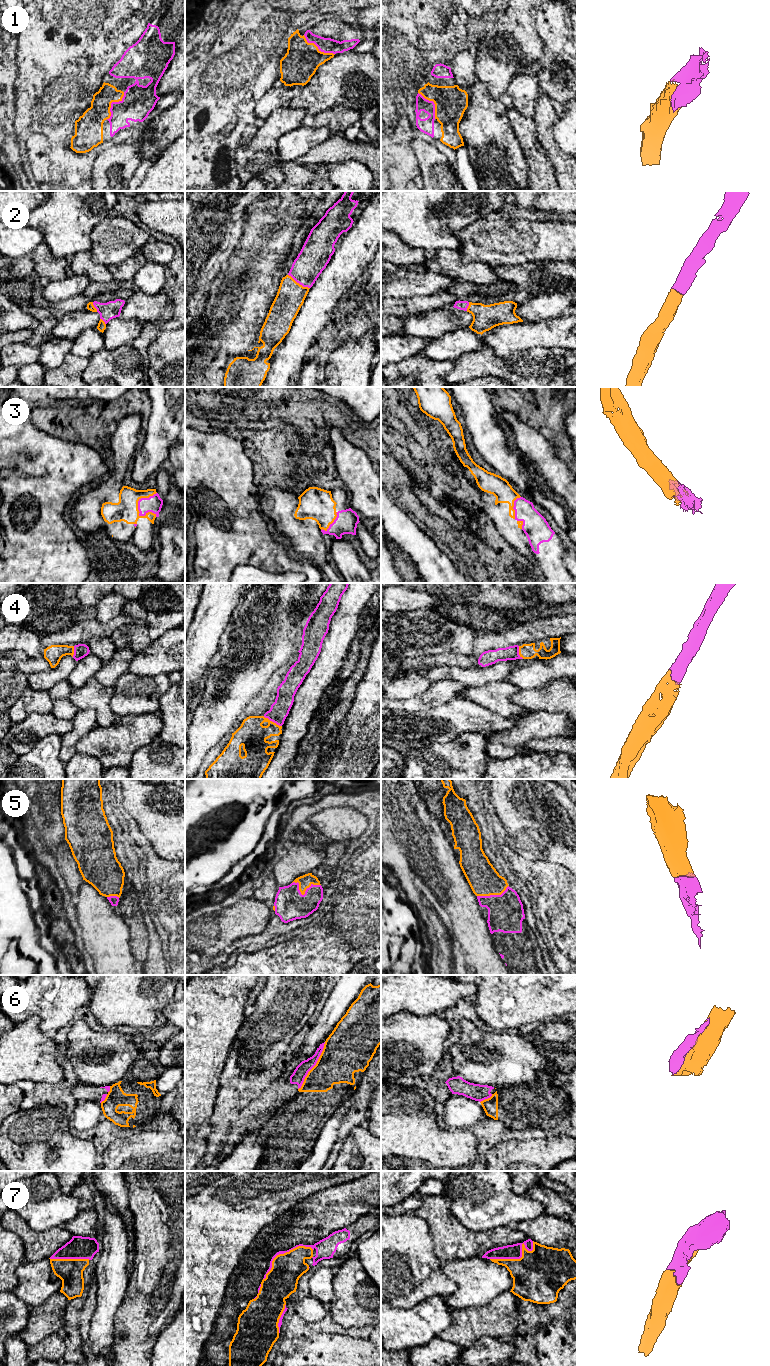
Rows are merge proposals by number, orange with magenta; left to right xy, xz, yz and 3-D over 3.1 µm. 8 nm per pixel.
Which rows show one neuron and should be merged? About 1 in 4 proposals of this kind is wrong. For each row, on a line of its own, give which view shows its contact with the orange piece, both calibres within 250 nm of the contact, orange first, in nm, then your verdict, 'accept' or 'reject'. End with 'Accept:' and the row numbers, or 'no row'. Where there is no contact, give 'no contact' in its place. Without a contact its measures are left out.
1: contact in xy; calibres 200 and 260 nm; accept
2: contact in xz; calibres 220 and 240 nm; accept
3: contact in xy; calibres 180 and 130 nm; accept
4: contact in xz; calibres 220 and 150 nm; accept
5: contact in xz; calibres 110 and 240 nm; accept
6: contact in xz; calibres 340 and 110 nm; reject
7: contact in yz; calibres 420 and 120 nm; accept
Accept: 1, 2, 3, 4, 5, 7

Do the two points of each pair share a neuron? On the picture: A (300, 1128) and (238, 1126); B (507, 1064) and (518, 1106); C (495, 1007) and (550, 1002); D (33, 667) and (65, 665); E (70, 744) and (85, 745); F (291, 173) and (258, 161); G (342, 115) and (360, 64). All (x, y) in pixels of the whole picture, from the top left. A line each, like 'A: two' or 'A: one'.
A: one
B: two
C: one
D: two
E: two
F: two
G: two

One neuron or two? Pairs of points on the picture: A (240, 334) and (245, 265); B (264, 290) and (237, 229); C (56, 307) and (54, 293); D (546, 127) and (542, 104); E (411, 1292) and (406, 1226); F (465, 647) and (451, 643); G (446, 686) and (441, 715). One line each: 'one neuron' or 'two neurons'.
A: one neuron
B: two neurons
C: two neurons
D: one neuron
E: one neuron
F: one neuron
G: two neurons

